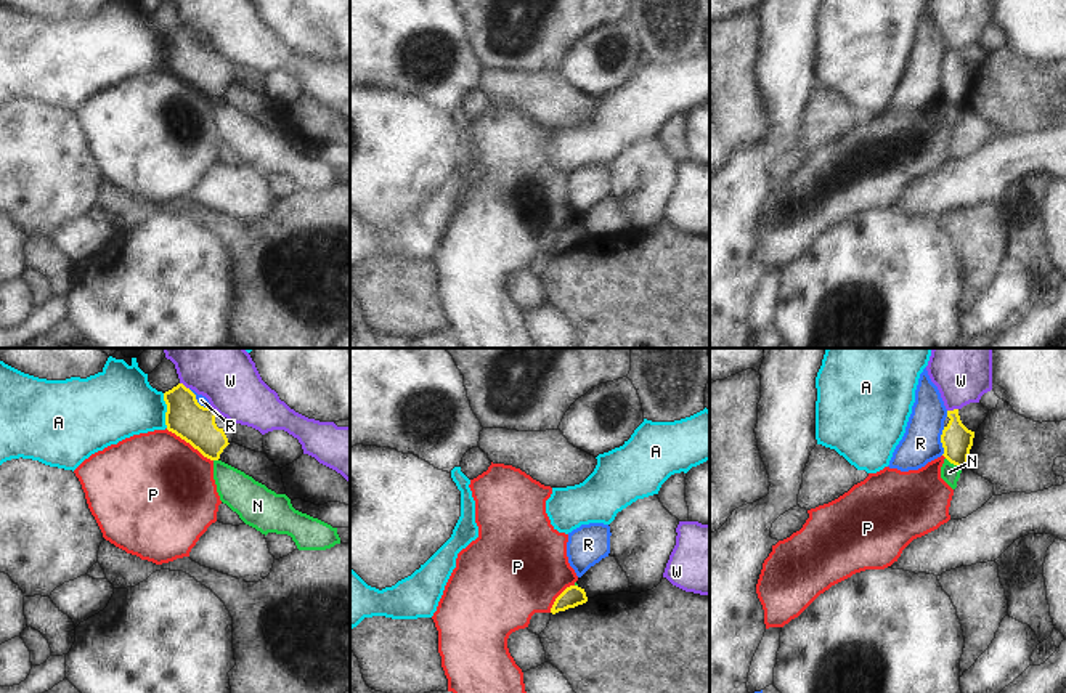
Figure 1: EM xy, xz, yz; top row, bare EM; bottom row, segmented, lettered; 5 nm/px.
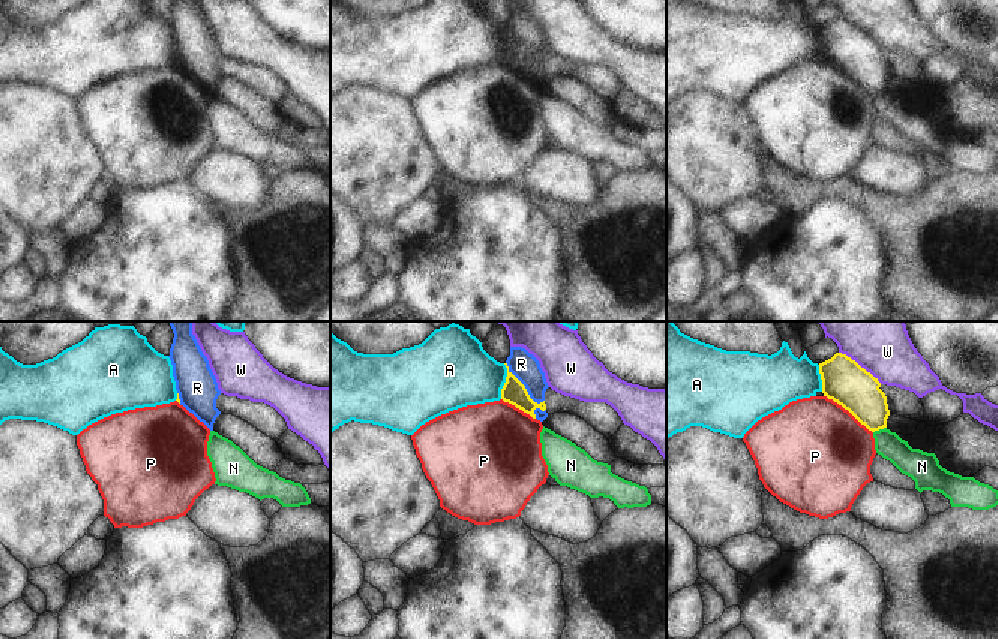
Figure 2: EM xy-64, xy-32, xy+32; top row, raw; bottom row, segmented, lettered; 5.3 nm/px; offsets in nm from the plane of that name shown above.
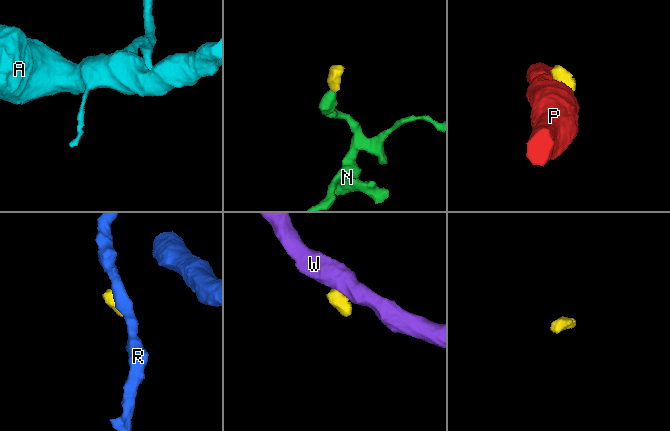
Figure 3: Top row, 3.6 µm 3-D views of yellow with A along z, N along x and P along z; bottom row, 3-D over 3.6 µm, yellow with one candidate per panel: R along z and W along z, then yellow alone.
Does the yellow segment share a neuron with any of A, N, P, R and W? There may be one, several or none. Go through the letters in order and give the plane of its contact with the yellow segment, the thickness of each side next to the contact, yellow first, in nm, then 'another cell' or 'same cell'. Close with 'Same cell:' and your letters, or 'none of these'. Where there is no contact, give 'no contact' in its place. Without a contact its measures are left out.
A: xy | 200/360 nm | another cell
N: yz | 160/90 nm | another cell
P: xy | 200/500 nm | another cell
R: yz | 160/190 nm | another cell
W: yz | 160/320 nm | another cell
Same cell: none of these

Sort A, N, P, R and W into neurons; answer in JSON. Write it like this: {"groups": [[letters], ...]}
{"groups": [["A"], ["N"], ["P"], ["R"], ["W"]]}

